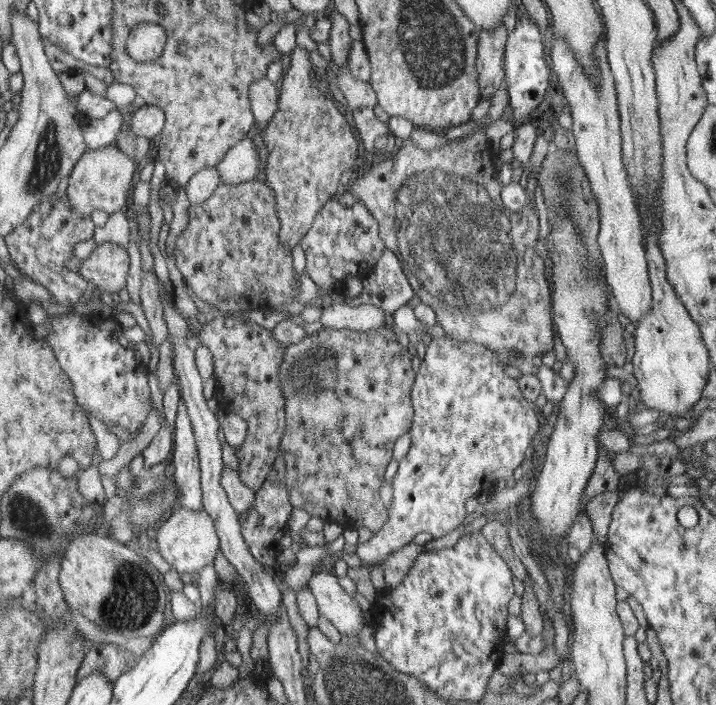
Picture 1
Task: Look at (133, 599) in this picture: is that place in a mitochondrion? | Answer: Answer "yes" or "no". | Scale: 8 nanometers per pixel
yes

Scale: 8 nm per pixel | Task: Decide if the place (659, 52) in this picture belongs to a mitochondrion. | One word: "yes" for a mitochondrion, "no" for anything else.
no

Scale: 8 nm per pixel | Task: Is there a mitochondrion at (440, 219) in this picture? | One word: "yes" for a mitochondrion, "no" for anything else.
yes

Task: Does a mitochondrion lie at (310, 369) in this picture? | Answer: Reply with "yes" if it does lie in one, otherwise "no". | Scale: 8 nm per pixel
yes

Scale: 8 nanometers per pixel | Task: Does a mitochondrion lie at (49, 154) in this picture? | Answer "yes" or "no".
yes

